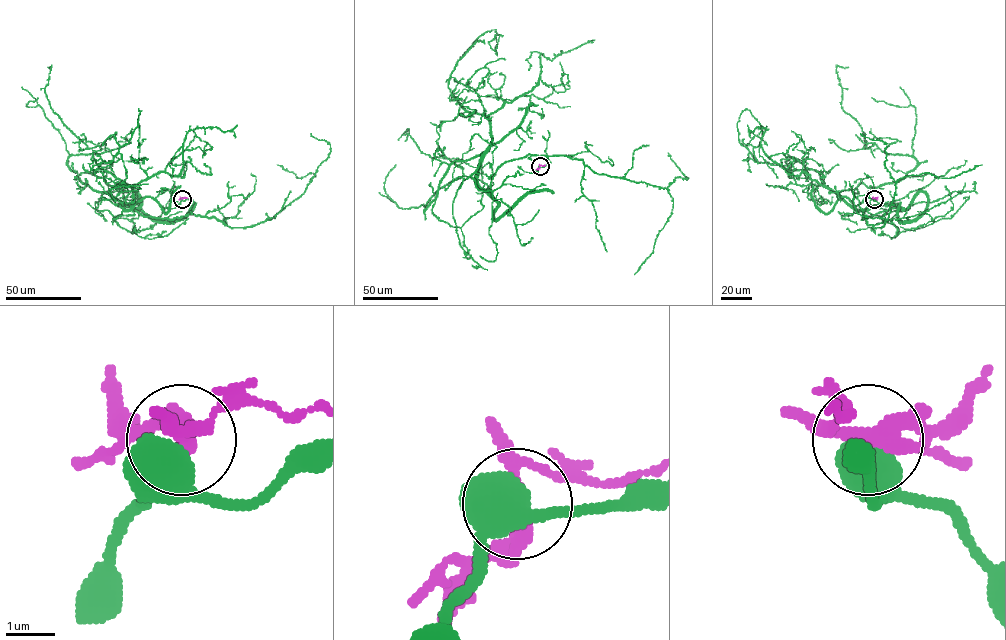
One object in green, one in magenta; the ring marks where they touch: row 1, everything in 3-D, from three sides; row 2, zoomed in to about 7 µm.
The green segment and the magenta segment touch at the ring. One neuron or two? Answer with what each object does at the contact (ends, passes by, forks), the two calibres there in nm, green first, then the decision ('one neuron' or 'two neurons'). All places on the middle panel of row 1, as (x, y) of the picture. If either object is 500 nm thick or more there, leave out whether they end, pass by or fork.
green passes by | magenta forks | 480/300 nm | two neurons

